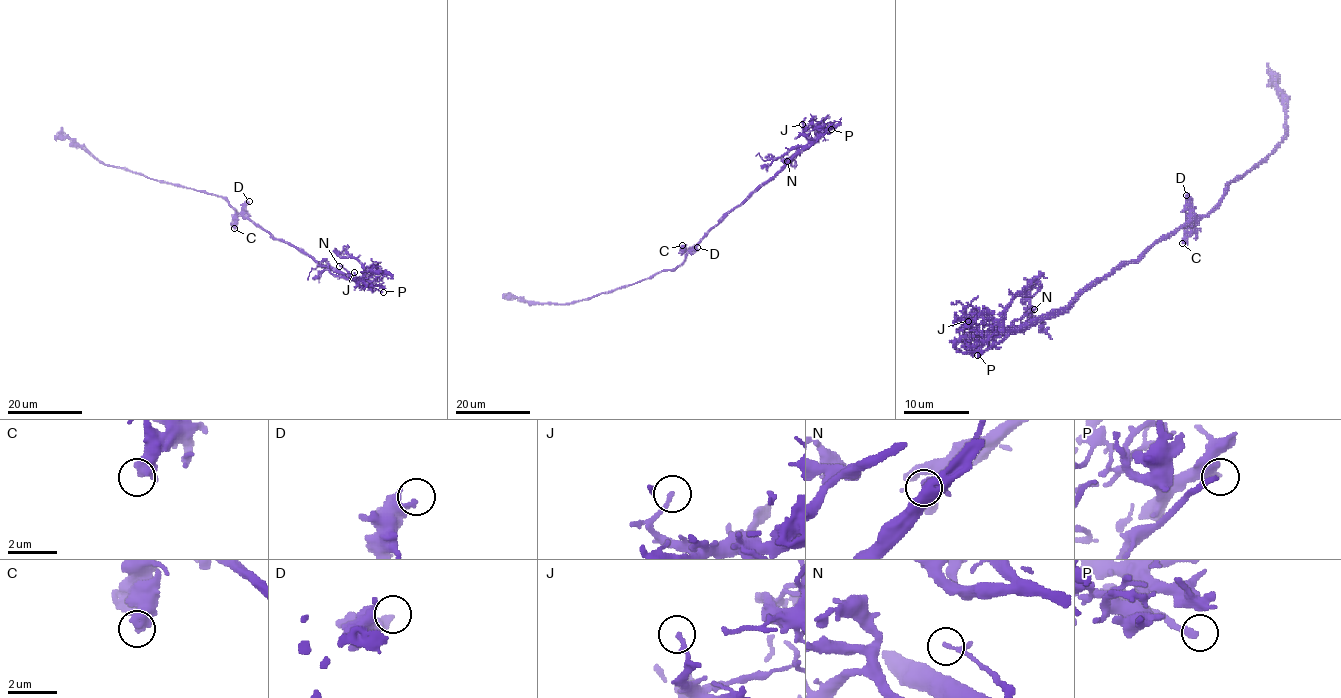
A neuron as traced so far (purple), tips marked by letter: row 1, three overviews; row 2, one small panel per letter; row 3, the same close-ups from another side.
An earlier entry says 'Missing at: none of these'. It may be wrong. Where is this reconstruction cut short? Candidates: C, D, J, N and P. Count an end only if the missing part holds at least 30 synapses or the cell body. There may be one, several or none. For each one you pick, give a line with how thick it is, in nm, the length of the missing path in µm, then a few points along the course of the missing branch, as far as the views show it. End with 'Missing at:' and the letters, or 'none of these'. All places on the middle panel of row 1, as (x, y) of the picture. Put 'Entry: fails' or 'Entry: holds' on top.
Entry: fails
P: 240 nm thick; about 60 µm are missing
Missing at: P

